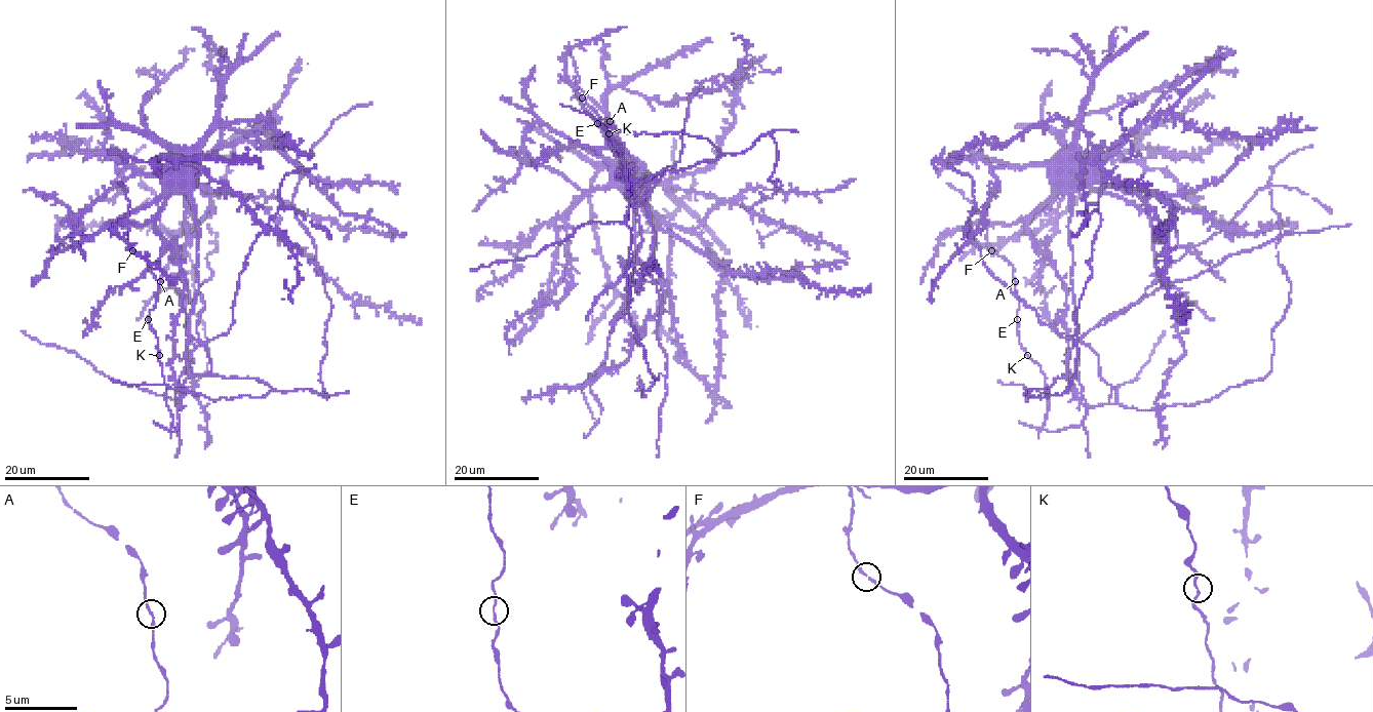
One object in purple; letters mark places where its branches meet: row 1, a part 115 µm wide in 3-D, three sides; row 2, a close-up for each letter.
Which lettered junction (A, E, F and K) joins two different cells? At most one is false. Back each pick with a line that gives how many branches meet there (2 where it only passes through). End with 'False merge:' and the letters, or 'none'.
False merge: none

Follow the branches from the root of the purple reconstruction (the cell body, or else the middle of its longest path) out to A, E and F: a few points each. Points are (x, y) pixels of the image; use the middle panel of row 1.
A: (626, 163), (640, 176), (648, 175), (627, 192), (622, 151), (615, 154), (607, 126), (597, 123), (609, 121)
E: (626, 163), (640, 176), (648, 175), (627, 192), (619, 150), (622, 151), (615, 154), (607, 126), (597, 123)
F: (626, 163), (617, 160), (615, 145), (582, 99)

